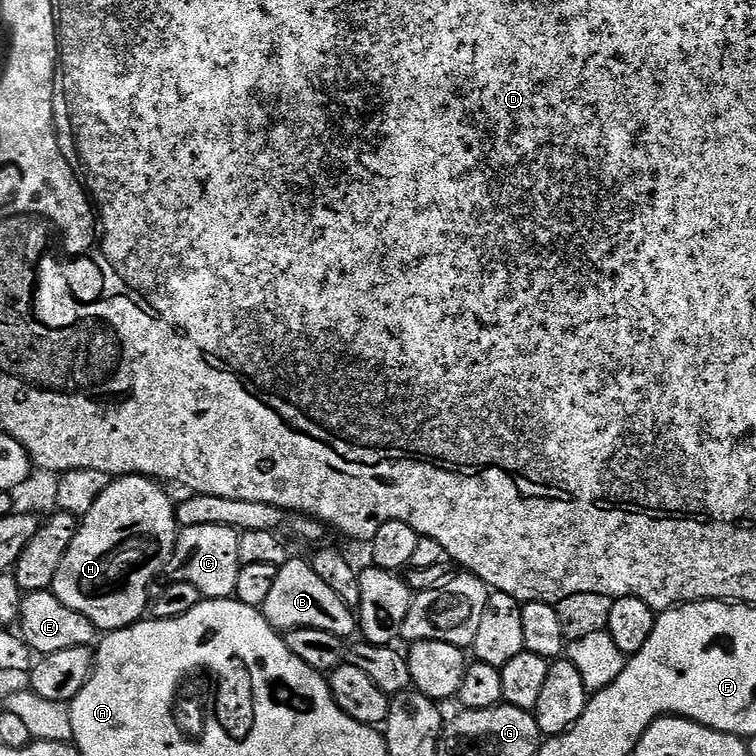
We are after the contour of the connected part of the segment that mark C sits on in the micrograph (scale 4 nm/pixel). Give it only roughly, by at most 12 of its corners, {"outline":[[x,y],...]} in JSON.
{"outline":[[180,528],[166,576],[205,600],[235,597],[241,533]]}

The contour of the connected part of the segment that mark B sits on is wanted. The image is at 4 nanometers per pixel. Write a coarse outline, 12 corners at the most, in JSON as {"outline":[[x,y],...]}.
{"outline":[[289,558],[262,611],[277,630],[348,638],[348,608],[307,559]]}

